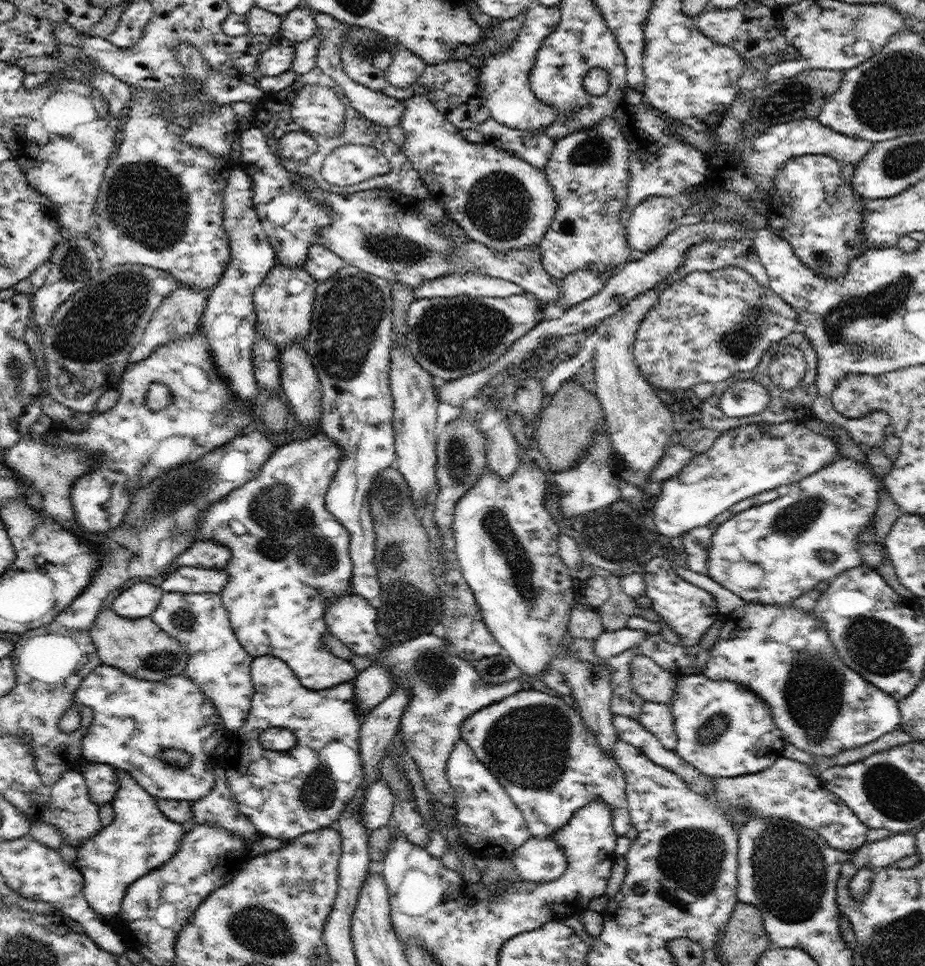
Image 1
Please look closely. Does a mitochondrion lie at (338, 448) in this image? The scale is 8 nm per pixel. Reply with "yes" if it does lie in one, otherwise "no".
no

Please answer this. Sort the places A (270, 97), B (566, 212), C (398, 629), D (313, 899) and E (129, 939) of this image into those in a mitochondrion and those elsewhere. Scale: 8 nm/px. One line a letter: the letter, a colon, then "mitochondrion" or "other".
A: other
B: other
C: mitochondrion
D: other
E: other

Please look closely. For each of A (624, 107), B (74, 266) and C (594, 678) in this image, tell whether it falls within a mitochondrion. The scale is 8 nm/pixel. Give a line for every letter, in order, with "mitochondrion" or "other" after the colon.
A: other
B: mitochondrion
C: mitochondrion

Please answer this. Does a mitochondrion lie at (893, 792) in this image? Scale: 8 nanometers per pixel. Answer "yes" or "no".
yes

